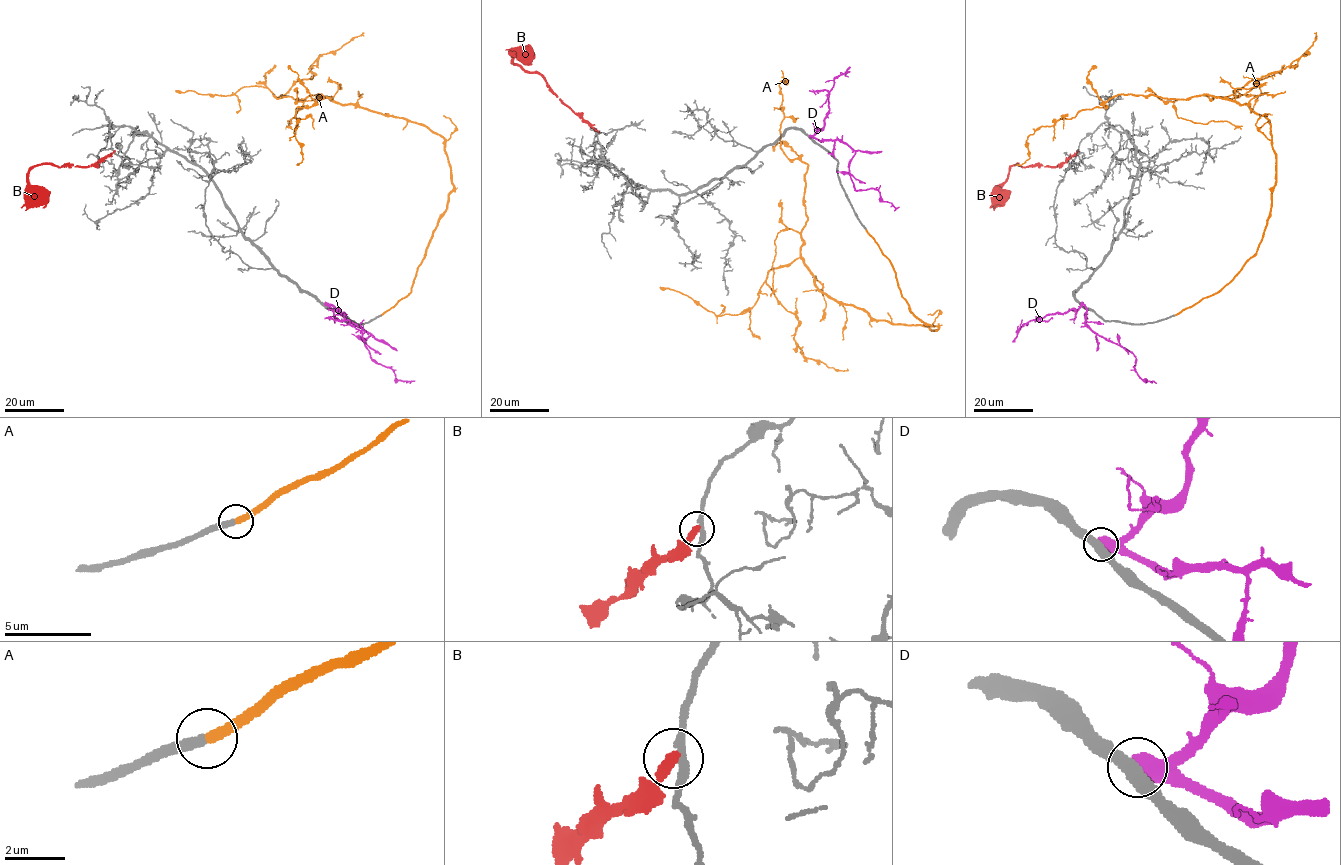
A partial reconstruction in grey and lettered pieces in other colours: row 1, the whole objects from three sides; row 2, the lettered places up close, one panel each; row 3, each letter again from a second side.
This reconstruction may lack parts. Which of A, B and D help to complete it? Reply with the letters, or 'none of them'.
A

